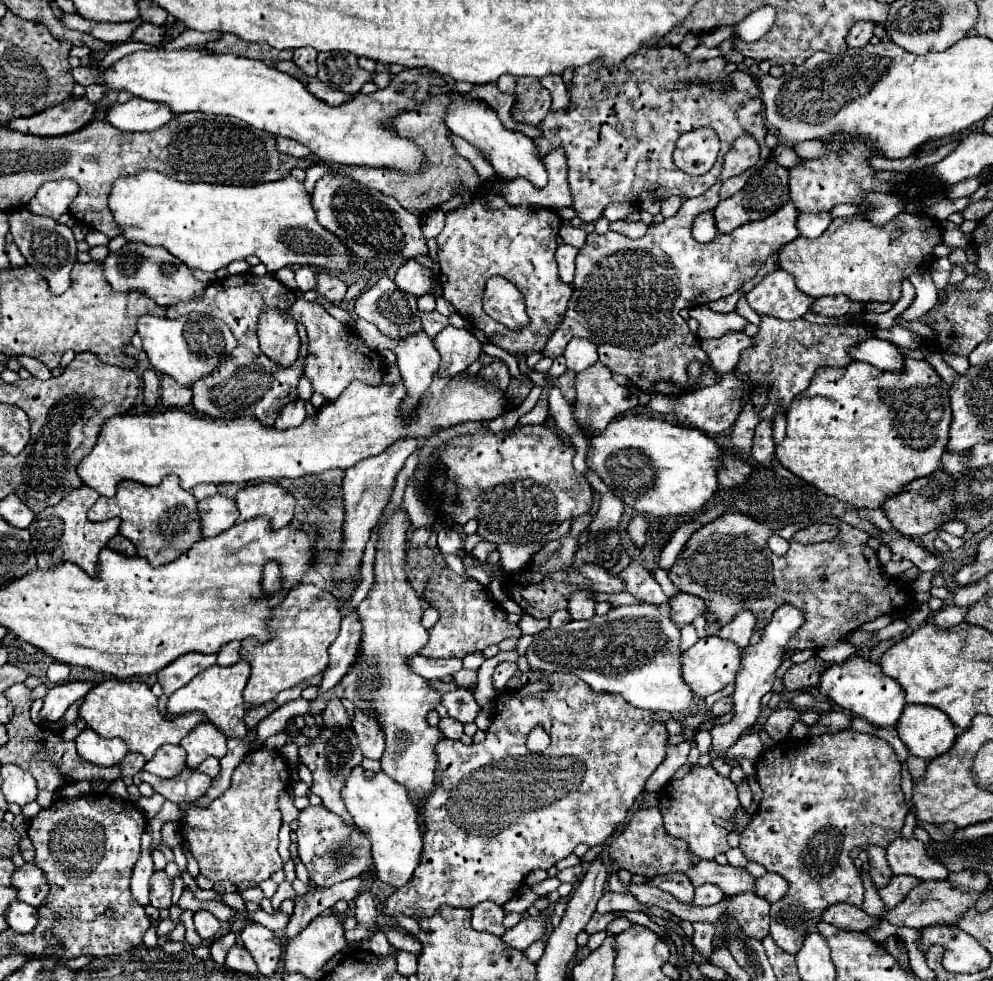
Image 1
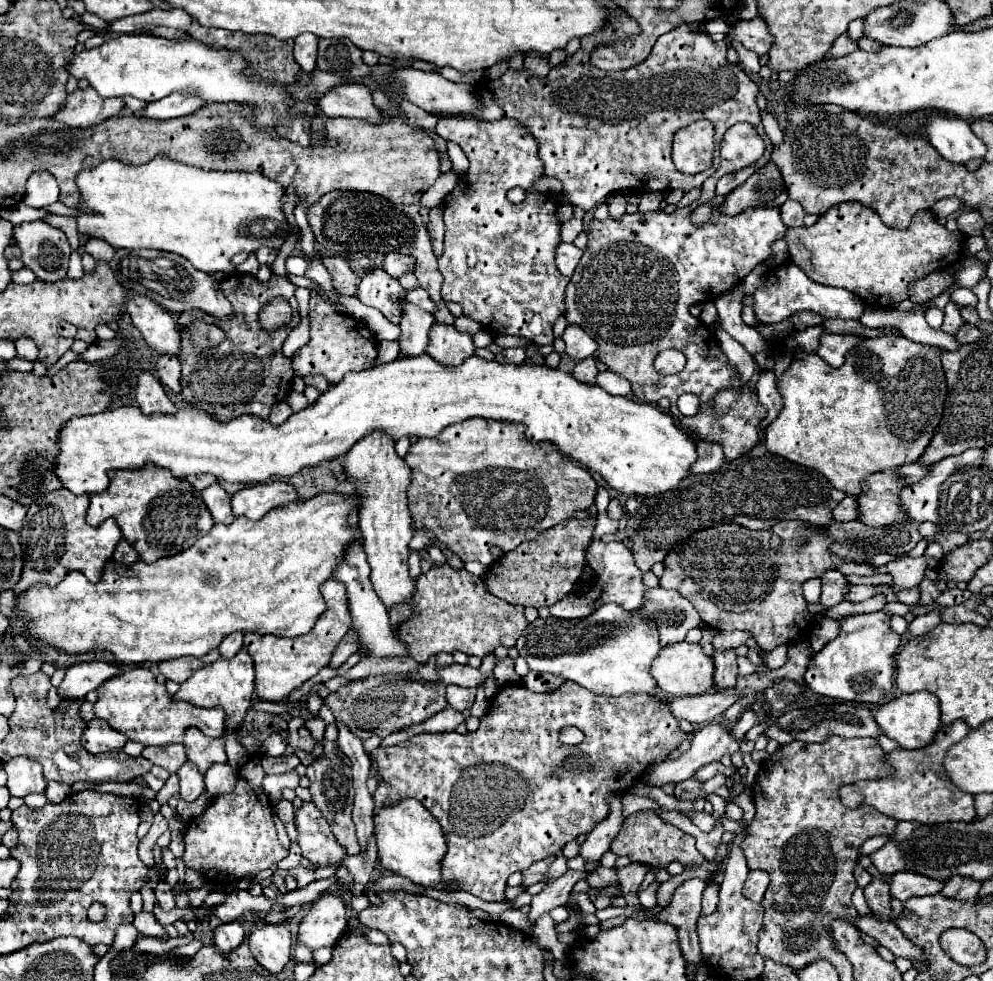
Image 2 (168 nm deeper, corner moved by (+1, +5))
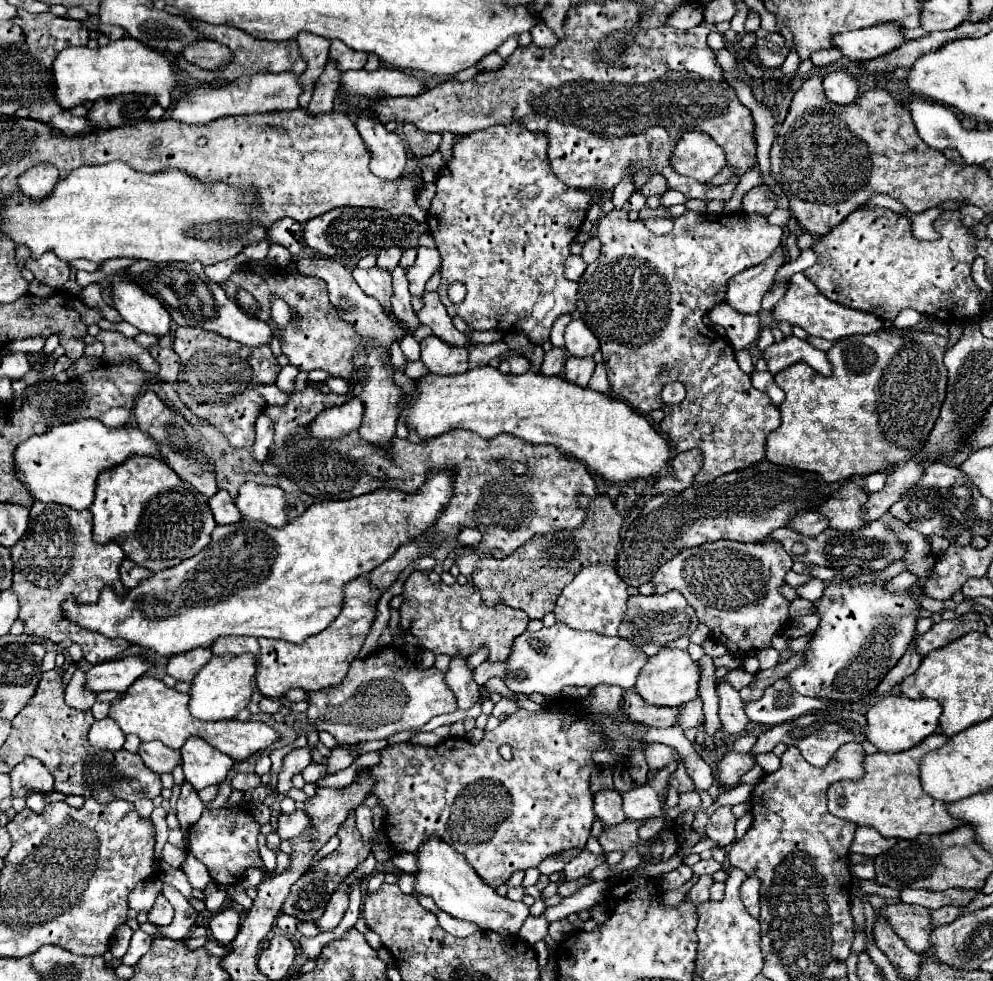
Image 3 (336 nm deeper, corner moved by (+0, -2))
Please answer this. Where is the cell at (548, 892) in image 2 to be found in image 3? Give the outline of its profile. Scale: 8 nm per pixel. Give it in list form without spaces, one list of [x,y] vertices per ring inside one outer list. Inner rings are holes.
[[[584,848],[584,850],[580,850],[580,854],[574,860],[570,860],[566,864],[566,868],[564,868],[566,880],[576,880],[576,878],[588,874],[590,870],[594,870],[602,862],[606,862],[606,854],[594,854],[588,848]]]

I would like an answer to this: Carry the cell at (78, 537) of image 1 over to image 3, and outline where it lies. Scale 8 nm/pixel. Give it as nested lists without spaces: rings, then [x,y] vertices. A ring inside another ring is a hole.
[[[34,502],[30,508],[30,522],[24,536],[12,548],[14,562],[14,582],[12,590],[20,600],[20,620],[24,622],[24,634],[32,634],[54,644],[74,642],[84,650],[84,658],[90,664],[100,664],[120,656],[130,642],[112,640],[80,628],[78,624],[62,616],[62,602],[74,596],[76,604],[94,604],[100,598],[102,588],[112,588],[116,594],[124,596],[128,590],[120,582],[120,564],[124,560],[124,550],[116,542],[96,544],[92,540],[92,512],[74,510],[62,504],[40,504]]]

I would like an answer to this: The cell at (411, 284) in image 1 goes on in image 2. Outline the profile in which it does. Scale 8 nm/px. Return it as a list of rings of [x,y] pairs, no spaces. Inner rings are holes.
[[[387,253],[385,255],[383,269],[393,279],[399,279],[401,275],[405,275],[405,273],[409,273],[409,271],[415,269],[415,259],[413,257],[407,257],[407,255],[401,255],[401,253]]]

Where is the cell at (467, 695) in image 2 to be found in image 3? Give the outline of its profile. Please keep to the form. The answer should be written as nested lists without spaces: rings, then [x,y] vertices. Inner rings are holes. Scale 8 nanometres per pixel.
[[[452,656],[450,662],[460,662],[460,664],[452,664],[448,668],[446,684],[454,692],[458,708],[468,710],[480,698],[480,686],[474,682],[474,672],[464,664],[466,662],[464,656]]]

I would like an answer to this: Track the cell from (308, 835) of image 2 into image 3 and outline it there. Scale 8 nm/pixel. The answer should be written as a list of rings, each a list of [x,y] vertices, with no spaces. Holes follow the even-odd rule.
[[[294,810],[292,814],[280,814],[278,818],[278,828],[276,828],[276,834],[282,838],[282,836],[302,836],[302,832],[310,830],[310,820],[308,816],[302,812],[302,810]]]

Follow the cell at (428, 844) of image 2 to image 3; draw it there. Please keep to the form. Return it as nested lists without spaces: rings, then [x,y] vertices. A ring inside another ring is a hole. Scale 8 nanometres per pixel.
[[[430,838],[420,846],[418,866],[420,872],[416,874],[416,890],[434,898],[440,910],[448,912],[452,918],[466,920],[476,924],[480,930],[498,932],[500,936],[518,934],[524,920],[530,916],[528,906],[524,902],[514,902],[508,896],[500,896],[494,888],[488,888],[484,880],[476,874],[476,870],[466,862],[466,858],[456,852],[452,846],[444,844],[438,838]]]

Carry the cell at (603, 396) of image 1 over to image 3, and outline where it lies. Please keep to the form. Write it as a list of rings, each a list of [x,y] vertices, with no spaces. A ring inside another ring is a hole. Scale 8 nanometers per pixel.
[[[570,356],[564,364],[564,380],[568,380],[570,384],[582,386],[582,388],[588,384],[592,372],[594,372],[592,356],[584,356],[584,358]]]

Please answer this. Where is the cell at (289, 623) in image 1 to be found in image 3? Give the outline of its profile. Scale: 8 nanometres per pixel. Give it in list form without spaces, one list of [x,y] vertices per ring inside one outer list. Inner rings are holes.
[[[360,576],[352,580],[344,588],[344,608],[340,616],[320,634],[306,638],[302,644],[290,644],[280,640],[260,638],[260,654],[258,654],[258,674],[256,686],[268,698],[282,698],[290,688],[302,690],[324,690],[330,686],[338,686],[350,662],[358,656],[364,640],[370,632],[370,626],[376,616],[376,602],[382,596],[380,588],[374,588],[368,576]]]

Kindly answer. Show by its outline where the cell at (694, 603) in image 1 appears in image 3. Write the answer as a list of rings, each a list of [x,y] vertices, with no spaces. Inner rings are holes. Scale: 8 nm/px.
[[[670,590],[662,596],[630,596],[628,598],[628,608],[622,616],[618,636],[628,640],[630,644],[638,646],[640,650],[646,652],[646,656],[656,654],[660,648],[678,648],[686,650],[688,648],[688,638],[696,630],[698,618],[694,608],[686,602],[686,598],[678,590]]]

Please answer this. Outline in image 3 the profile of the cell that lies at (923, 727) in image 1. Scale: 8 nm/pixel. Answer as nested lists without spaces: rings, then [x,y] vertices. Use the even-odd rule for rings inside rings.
[[[882,696],[866,714],[868,732],[866,738],[880,750],[880,752],[904,752],[920,744],[926,736],[934,734],[938,728],[938,718],[942,714],[942,706],[936,700],[920,698],[912,700],[908,696]]]

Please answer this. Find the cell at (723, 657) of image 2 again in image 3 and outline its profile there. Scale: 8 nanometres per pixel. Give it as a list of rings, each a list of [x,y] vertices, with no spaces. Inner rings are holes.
[[[720,682],[718,696],[720,696],[720,712],[718,714],[720,714],[722,730],[726,730],[730,736],[744,732],[748,718],[744,716],[744,708],[742,708],[742,700],[740,700],[738,690],[730,688],[730,684]]]

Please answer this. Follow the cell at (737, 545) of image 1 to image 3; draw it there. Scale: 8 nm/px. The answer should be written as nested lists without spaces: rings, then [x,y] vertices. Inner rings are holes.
[[[718,540],[696,548],[678,552],[672,560],[662,564],[652,576],[654,594],[678,590],[696,610],[698,620],[712,632],[712,640],[726,646],[736,658],[770,646],[774,634],[788,624],[790,602],[778,592],[784,574],[792,568],[792,558],[780,544],[768,542],[732,542]]]

